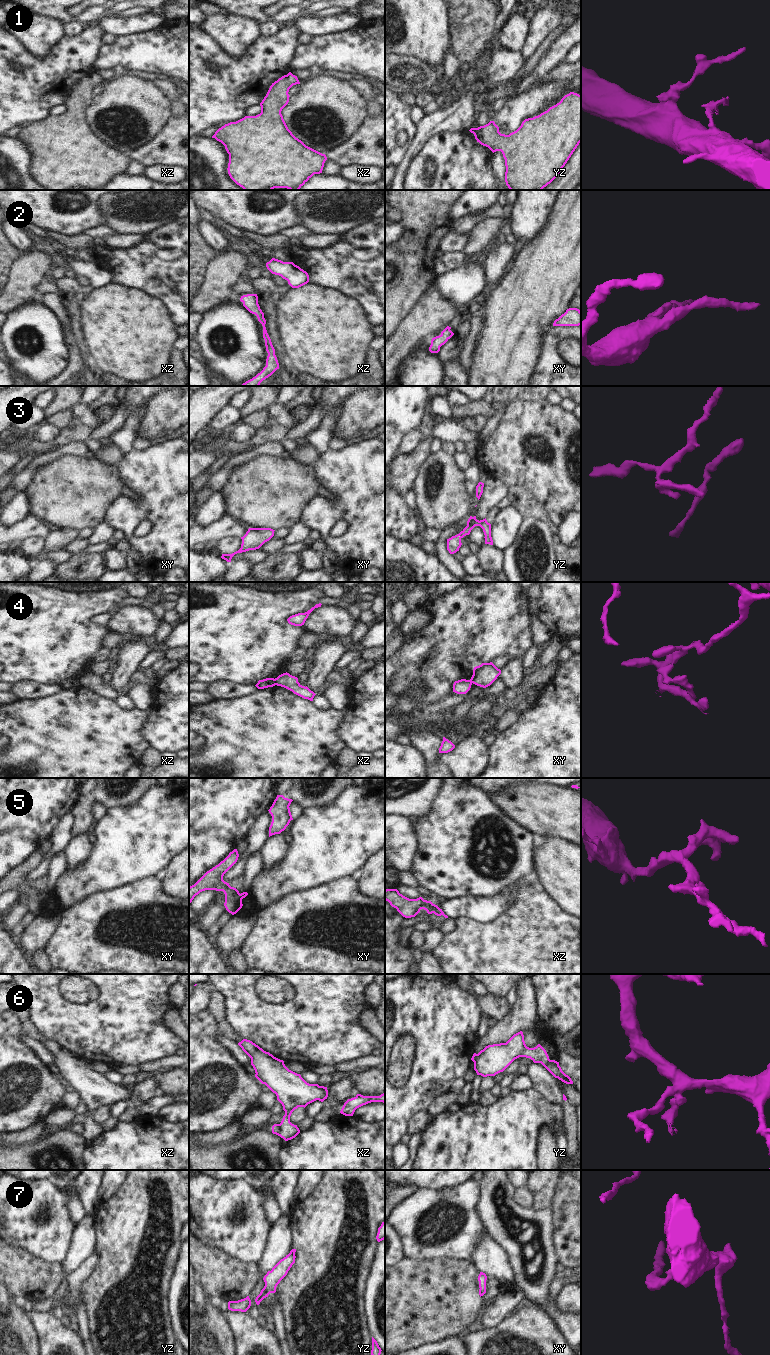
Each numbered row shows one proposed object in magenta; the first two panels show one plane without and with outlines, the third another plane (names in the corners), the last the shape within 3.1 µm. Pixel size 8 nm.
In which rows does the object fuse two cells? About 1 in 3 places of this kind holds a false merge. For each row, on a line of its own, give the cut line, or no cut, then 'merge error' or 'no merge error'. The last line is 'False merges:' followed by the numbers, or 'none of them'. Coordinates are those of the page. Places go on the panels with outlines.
1: no cut; no merge error
2: no cut; no merge error
3: no cut; no merge error
4: cut in xz along (274, 679), (276, 684); merge error
5: no cut; no merge error
6: cut in xz along (279, 1124), (281, 1127), (280, 1135); merge error
7: no cut; no merge error
False merges: 4, 6

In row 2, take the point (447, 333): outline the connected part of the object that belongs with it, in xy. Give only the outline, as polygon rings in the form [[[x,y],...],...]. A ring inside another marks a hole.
[[[447,326],[439,336],[432,338],[431,345],[429,347],[429,351],[431,353],[438,353],[440,351],[440,347],[454,335],[450,329],[451,327]]]

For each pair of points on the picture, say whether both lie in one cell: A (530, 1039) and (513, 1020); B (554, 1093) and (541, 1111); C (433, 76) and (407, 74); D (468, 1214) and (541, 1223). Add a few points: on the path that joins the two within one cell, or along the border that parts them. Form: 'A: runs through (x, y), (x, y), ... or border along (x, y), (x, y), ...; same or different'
A: border along (533, 1028), (522, 1031); different
B: border along (533, 1087), (550, 1100), (561, 1103); different
C: runs through (427, 76), (413, 75); same
D: border along (481, 1193), (479, 1214), (488, 1233); different

